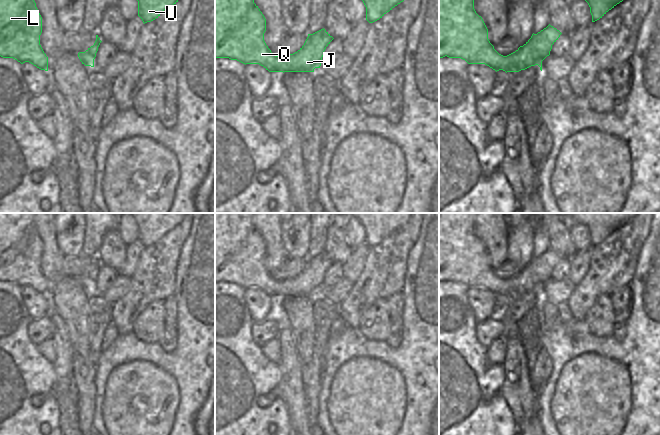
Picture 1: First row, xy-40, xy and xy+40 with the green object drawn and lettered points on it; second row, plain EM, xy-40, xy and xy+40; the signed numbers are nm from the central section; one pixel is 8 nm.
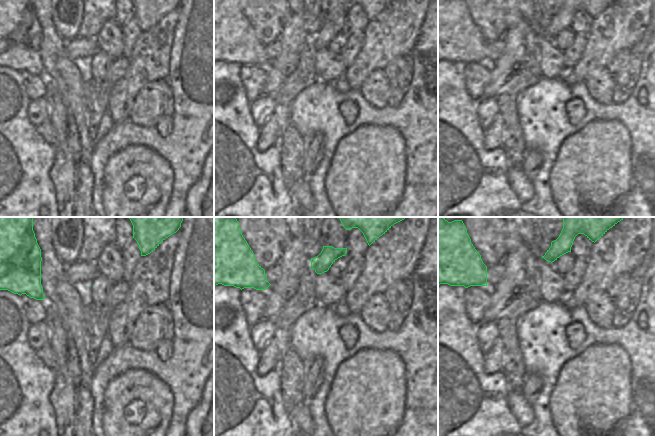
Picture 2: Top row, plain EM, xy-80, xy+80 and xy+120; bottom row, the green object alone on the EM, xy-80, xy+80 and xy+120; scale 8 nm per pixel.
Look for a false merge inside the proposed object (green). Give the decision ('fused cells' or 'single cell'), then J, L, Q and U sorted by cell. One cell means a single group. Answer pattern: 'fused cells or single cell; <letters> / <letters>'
single cell; J L Q U

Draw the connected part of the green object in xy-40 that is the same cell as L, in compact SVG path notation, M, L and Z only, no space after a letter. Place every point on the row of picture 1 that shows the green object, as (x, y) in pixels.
M0 0L0 56L29 62L48 71L48 57L40 45L42 17L34 0Z

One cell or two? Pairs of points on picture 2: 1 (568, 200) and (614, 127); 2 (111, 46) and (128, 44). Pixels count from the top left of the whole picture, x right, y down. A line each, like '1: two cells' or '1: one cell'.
1: one cell
2: two cells

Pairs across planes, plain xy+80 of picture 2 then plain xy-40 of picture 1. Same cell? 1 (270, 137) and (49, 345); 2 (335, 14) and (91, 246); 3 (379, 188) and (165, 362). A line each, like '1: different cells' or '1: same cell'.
1: same cell
2: different cells
3: different cells

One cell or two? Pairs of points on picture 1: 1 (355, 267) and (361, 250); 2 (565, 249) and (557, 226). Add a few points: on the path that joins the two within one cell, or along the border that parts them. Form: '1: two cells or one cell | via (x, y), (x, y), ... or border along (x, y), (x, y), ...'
1: one cell | via (355, 263), (358, 254)
2: one cell | via (561, 243), (559, 232)

